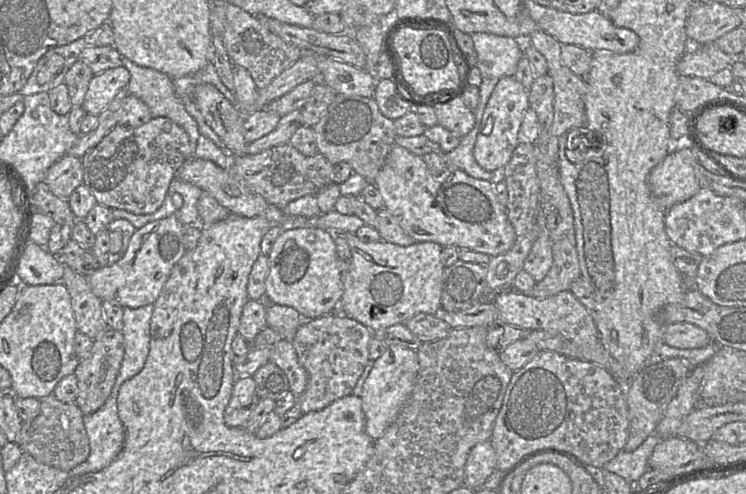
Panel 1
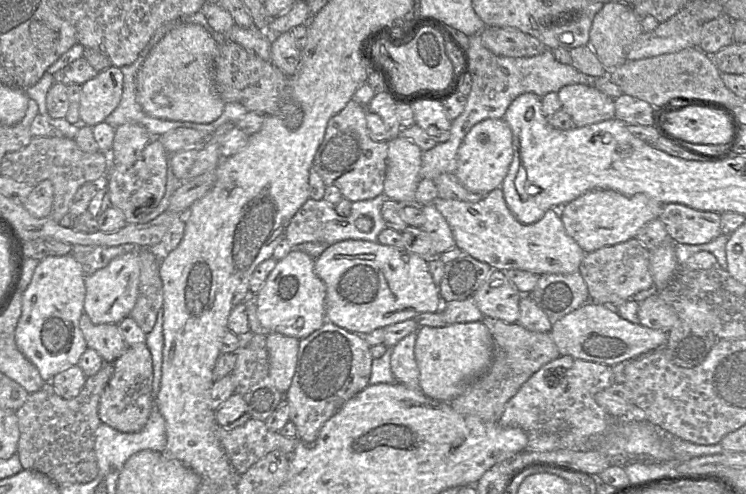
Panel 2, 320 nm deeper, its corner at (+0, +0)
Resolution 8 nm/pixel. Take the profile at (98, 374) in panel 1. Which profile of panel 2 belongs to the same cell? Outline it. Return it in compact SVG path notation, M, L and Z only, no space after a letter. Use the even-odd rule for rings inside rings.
M145 343L128 345L112 365L113 374L99 401L99 419L102 423L121 432L139 432L146 425L154 407L151 353Z

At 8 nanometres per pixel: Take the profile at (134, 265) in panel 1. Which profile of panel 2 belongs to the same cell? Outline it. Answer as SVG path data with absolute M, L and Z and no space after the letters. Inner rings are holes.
M139 249L115 257L107 266L85 276L84 313L94 324L119 324L135 306L140 282Z

